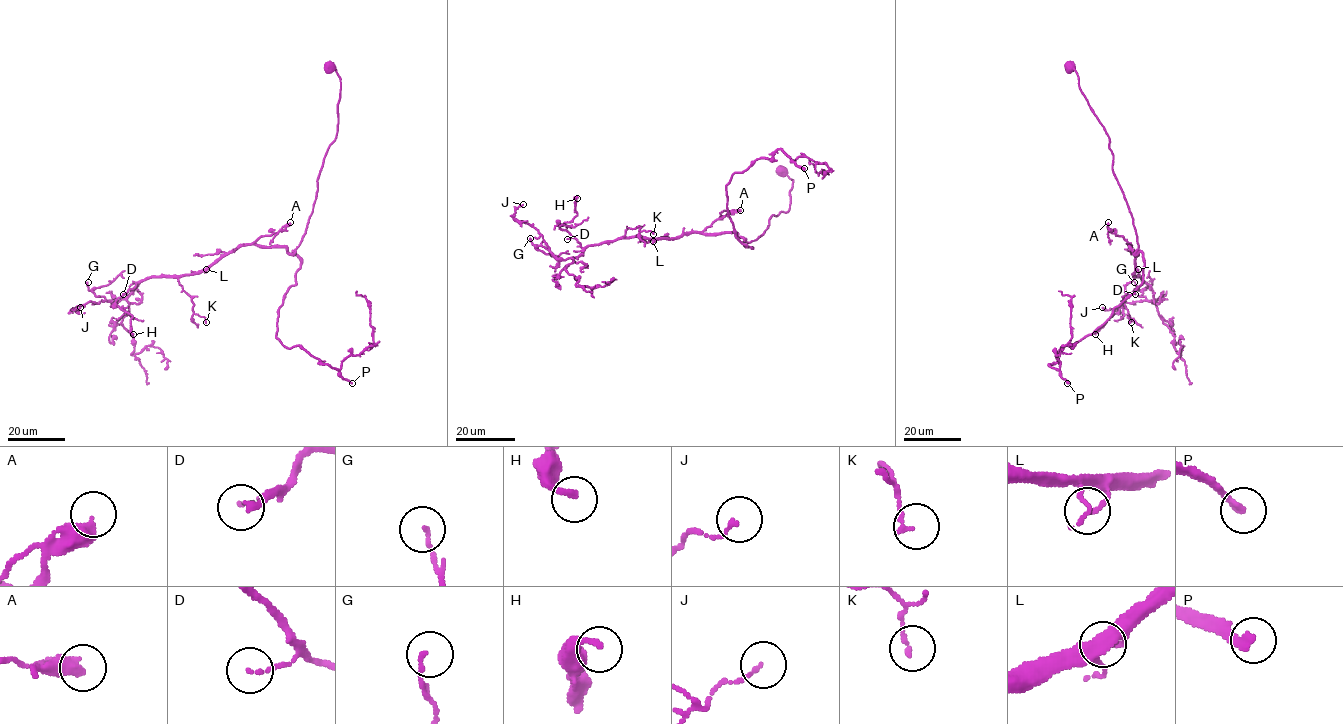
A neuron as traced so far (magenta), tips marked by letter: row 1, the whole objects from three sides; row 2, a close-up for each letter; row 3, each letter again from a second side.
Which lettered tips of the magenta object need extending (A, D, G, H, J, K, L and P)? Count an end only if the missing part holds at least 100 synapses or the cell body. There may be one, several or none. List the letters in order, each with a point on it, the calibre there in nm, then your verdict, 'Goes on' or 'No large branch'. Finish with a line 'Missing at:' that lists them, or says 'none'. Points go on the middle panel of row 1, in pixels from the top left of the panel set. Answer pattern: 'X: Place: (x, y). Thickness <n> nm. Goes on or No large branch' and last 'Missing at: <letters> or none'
A: Place: (740, 210). Thickness 460 nm. No large branch
D: Place: (567, 239). Thickness 100 nm. No large branch
G: Place: (530, 238). Thickness 110 nm. No large branch
H: Place: (577, 198). Thickness 190 nm. No large branch
J: Place: (523, 204). Thickness 110 nm. No large branch
K: Place: (653, 234). Thickness 120 nm. No large branch
L: Place: (653, 241). Thickness 120 nm. No large branch
P: Place: (804, 168). Thickness 240 nm. Goes on
Missing at: P

